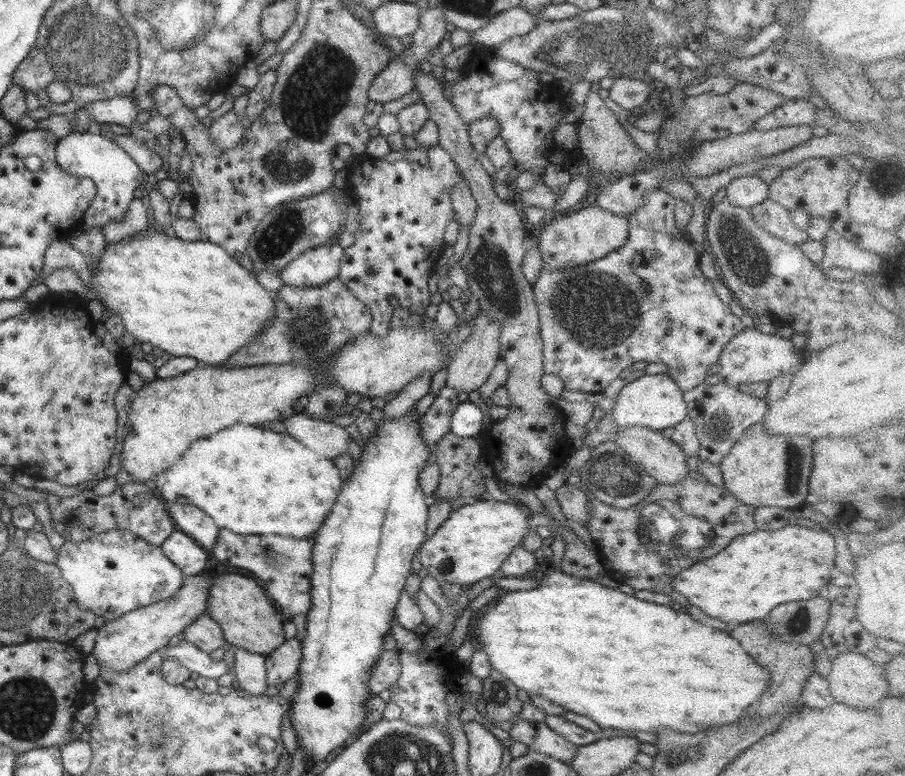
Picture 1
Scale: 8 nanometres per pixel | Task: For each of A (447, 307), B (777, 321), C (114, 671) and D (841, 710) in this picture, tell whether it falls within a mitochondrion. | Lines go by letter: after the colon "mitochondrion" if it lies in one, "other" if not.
A: other
B: other
C: other
D: other

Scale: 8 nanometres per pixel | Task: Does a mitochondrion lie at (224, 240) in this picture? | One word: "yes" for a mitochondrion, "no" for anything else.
no

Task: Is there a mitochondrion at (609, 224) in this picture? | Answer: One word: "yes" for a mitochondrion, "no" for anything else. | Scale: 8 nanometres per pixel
no

